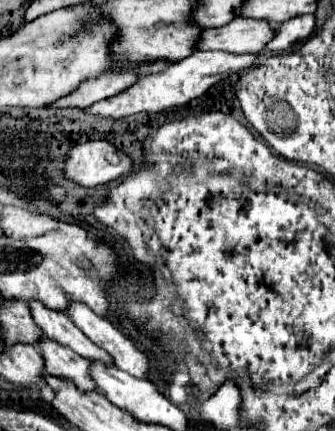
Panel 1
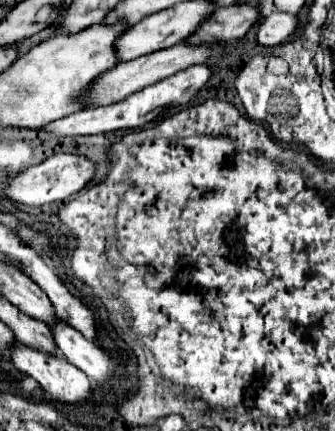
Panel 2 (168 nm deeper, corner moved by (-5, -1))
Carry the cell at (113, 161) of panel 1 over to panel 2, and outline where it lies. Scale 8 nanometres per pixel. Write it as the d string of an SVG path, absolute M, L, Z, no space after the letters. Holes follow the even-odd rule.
M54 154L38 166L30 166L18 176L12 178L8 188L4 190L6 198L14 202L22 202L26 206L44 206L52 202L62 202L80 190L84 190L96 176L96 164L82 154Z

